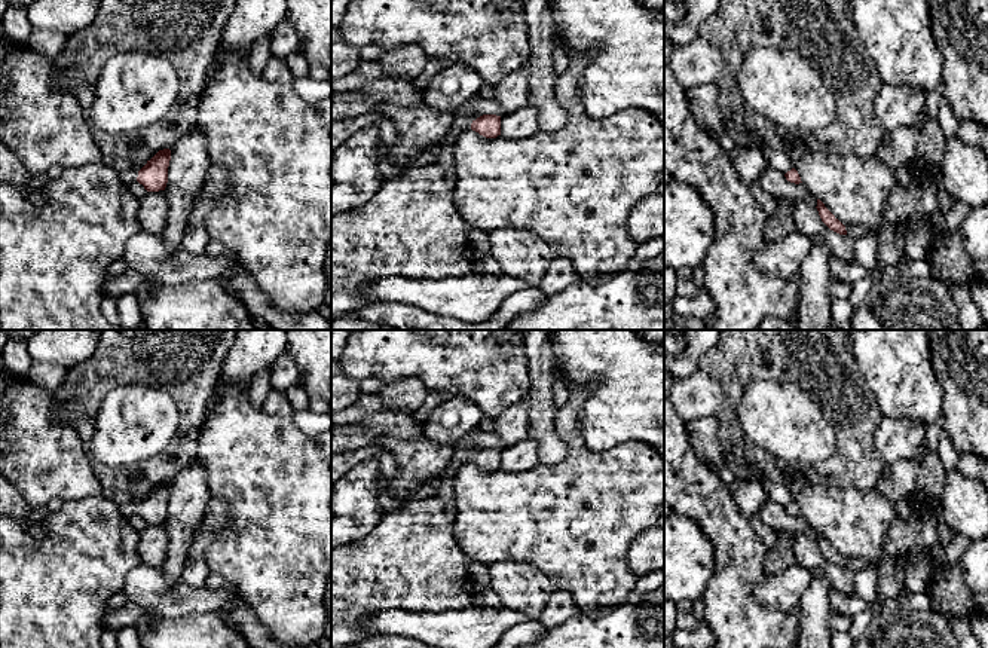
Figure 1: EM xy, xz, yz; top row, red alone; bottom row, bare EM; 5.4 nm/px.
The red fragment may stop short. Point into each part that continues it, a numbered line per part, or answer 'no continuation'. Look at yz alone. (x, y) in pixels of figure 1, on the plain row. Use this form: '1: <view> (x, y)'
no continuation

